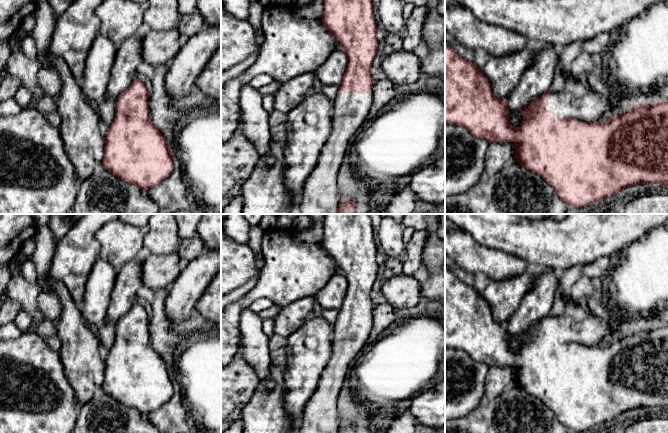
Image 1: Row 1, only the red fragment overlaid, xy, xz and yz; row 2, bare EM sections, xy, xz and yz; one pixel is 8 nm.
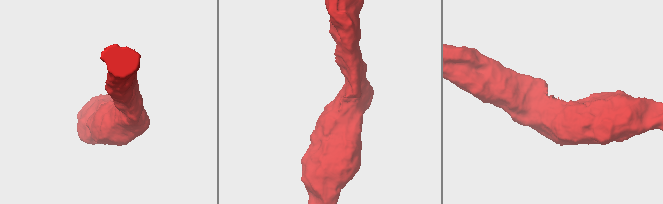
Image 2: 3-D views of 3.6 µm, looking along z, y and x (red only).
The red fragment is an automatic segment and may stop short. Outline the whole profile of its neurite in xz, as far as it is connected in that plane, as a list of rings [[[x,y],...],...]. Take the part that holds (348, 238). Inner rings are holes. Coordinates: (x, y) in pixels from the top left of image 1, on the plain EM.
[[[324,214],[323,226],[322,247],[335,260],[348,286],[333,325],[332,354],[320,375],[315,392],[304,406],[299,433],[355,433],[354,422],[349,422],[345,429],[340,426],[342,410],[338,397],[349,369],[367,343],[372,328],[371,313],[375,306],[370,293],[378,279],[379,267],[374,242],[375,229],[370,214]]]

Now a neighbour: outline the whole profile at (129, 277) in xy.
[[[145,253],[124,264],[117,272],[117,278],[104,322],[116,324],[136,302],[138,290],[143,286],[141,264]]]

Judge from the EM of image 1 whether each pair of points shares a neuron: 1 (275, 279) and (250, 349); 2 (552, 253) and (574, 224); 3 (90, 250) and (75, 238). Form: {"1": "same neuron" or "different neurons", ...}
{"1": "different neurons", "2": "same neuron", "3": "same neuron"}

